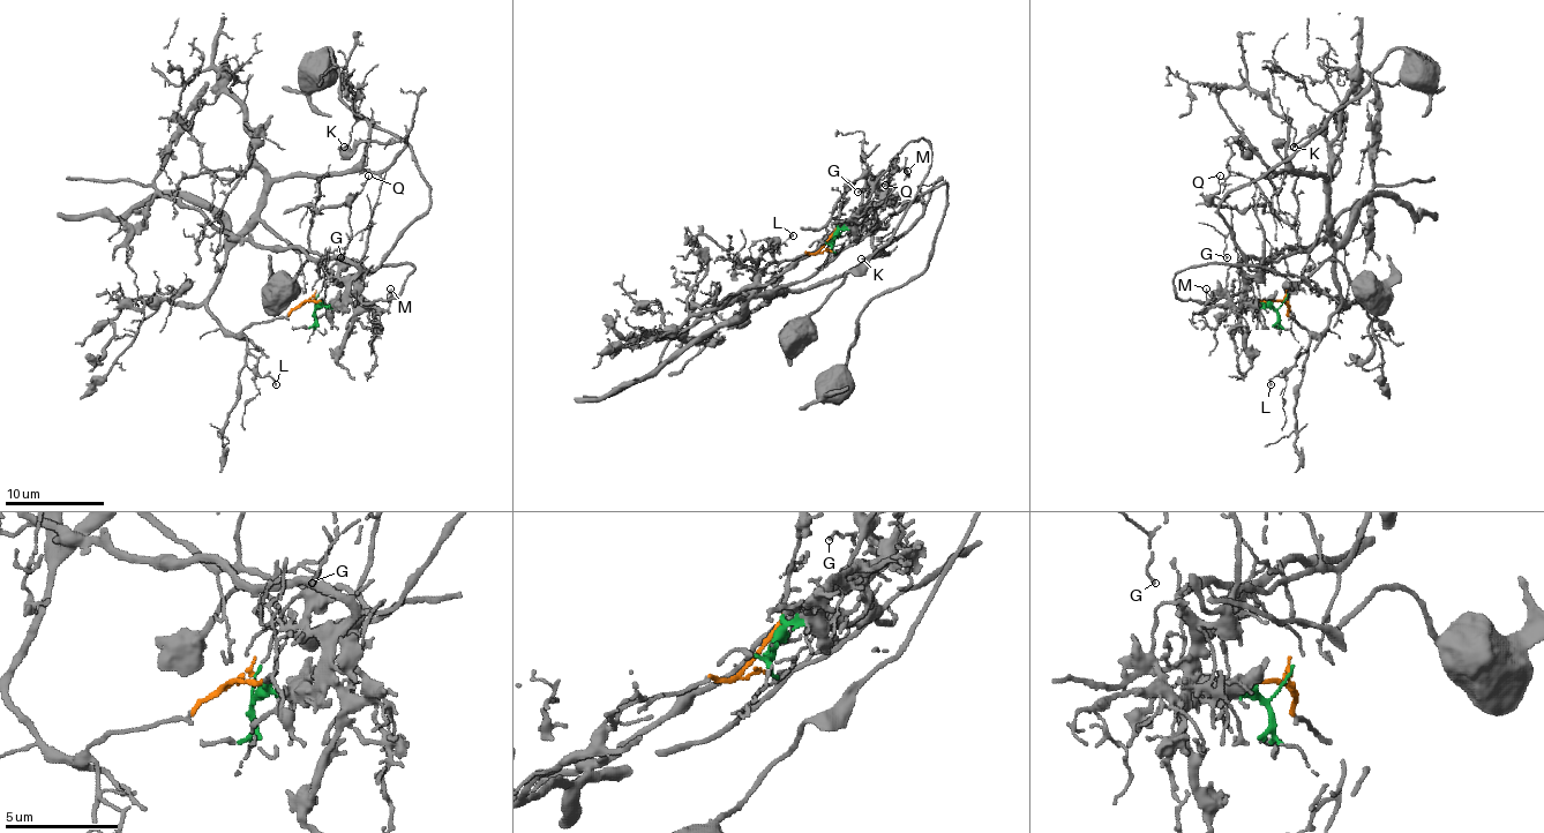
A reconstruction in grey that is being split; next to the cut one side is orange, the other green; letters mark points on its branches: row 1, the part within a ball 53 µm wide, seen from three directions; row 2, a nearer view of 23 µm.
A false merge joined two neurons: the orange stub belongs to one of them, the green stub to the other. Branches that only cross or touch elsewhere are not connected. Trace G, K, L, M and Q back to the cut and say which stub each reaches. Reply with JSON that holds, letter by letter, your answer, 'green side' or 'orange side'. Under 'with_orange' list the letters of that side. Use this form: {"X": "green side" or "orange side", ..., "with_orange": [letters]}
{"G": "orange side", "K": "orange side", "L": "orange side", "M": "green side", "Q": "orange side", "with_orange": ["G", "K", "L", "Q"]}

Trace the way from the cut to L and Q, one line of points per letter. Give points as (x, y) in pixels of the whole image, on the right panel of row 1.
L: (1286, 298), (1288, 313), (1308, 332), (1310, 345), (1288, 373), (1275, 375), (1271, 385)
Q: (1286, 298), (1310, 332), (1340, 306), (1331, 229), (1323, 223), (1303, 250), (1265, 203), (1220, 208), (1220, 175)

